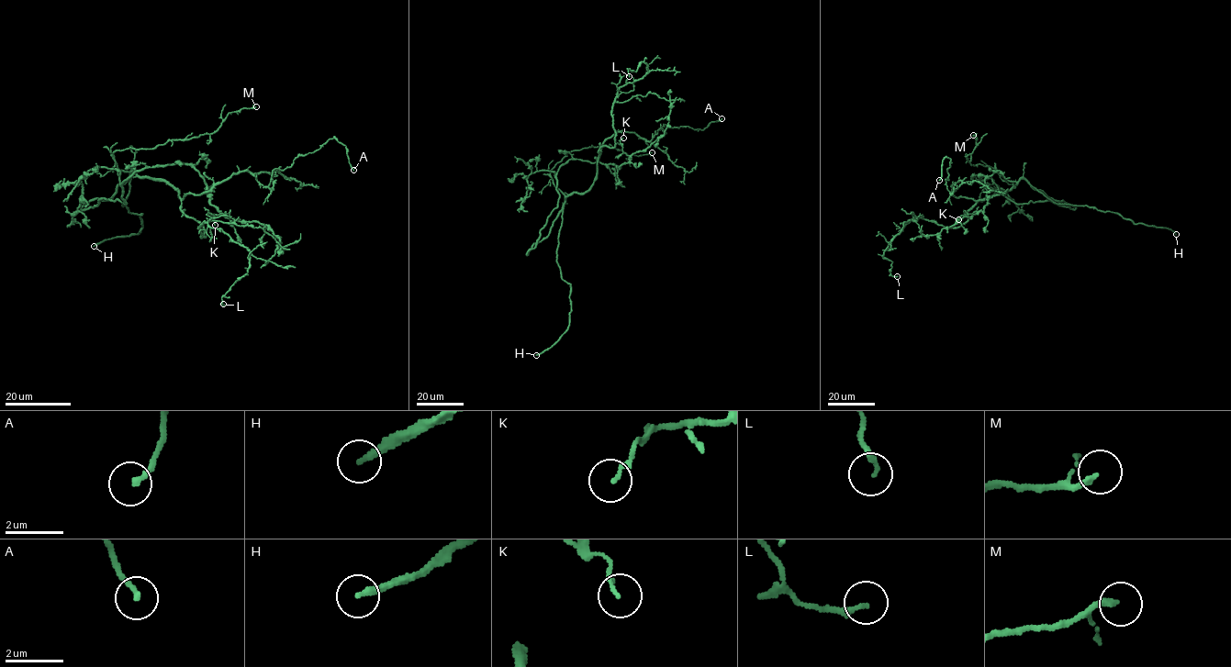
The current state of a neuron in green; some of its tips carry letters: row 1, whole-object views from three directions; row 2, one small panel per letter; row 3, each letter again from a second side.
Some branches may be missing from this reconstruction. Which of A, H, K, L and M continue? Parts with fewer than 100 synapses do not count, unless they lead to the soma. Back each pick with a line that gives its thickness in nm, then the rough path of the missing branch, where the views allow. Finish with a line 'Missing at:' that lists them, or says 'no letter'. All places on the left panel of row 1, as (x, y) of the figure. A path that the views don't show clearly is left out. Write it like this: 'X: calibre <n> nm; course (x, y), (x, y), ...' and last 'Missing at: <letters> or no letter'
H: calibre 240 nm
Missing at: H

